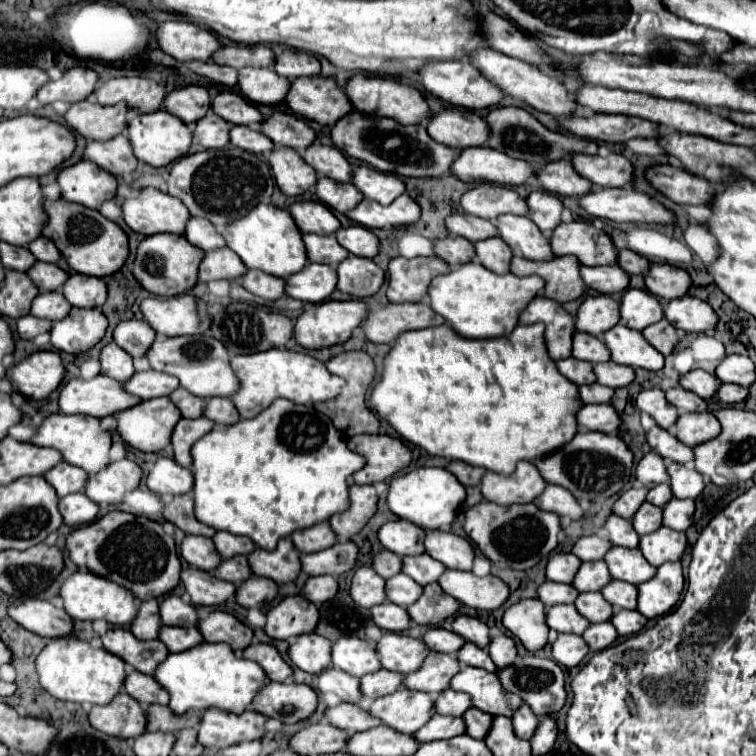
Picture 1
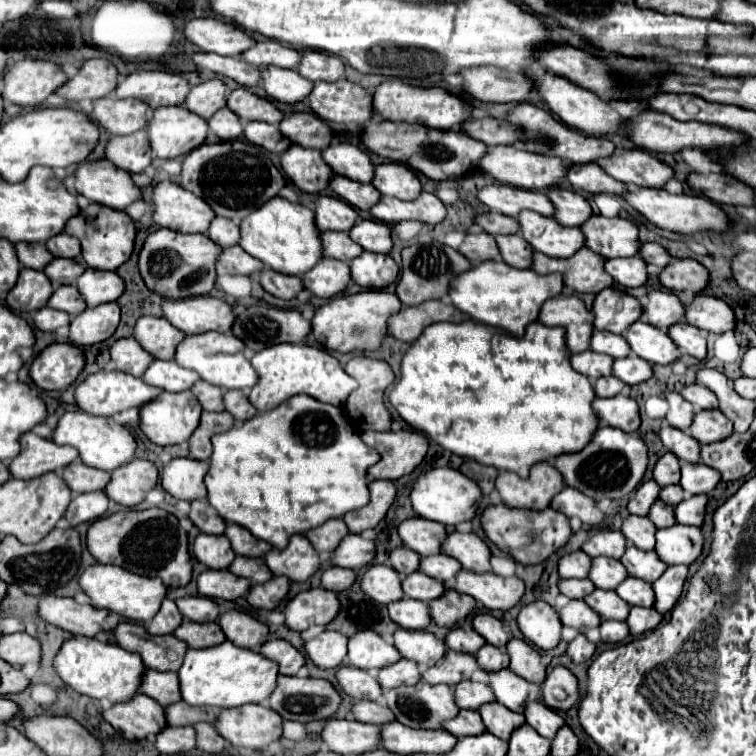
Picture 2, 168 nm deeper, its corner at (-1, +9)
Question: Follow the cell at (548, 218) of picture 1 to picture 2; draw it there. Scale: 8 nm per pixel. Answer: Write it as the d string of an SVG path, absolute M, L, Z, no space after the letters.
M549 188L547 198L555 208L553 218L563 226L581 226L591 216L591 206L587 204L585 196L573 190Z

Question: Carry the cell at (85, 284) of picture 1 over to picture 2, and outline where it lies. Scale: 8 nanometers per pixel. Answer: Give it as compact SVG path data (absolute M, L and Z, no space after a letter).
M87 268L77 280L77 290L87 306L97 306L103 302L115 302L123 294L125 284L115 272Z

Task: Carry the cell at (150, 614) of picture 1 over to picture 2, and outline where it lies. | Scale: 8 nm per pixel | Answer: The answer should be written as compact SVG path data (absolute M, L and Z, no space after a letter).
M165 598L159 612L155 614L155 618L145 624L145 630L151 634L171 634L181 624L181 620L183 620L183 616L179 614L175 602Z

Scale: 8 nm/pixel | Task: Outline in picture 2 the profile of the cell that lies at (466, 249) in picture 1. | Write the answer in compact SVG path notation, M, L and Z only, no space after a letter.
M469 230L457 252L461 252L471 264L479 264L483 260L499 260L499 250L493 236L479 230Z

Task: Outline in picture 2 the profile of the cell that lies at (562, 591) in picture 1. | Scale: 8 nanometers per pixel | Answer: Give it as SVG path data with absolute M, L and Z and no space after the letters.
M589 578L583 580L559 580L559 592L565 594L567 598L585 598L595 586L591 584Z

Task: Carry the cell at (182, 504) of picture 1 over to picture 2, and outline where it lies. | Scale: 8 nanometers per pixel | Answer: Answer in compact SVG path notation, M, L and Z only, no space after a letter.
M205 498L191 502L189 518L205 534L223 534L223 530L227 526L225 520L217 516L217 512L209 506L209 502Z

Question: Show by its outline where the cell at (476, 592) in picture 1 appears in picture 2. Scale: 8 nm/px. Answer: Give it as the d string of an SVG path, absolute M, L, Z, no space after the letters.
M461 568L455 576L455 590L473 596L489 610L509 610L521 600L525 584L517 576L503 578L493 572L477 574Z

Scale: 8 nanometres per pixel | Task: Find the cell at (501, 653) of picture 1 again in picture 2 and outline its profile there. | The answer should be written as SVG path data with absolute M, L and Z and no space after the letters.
M511 638L505 644L505 652L511 658L511 662L509 662L511 672L515 672L517 676L521 676L529 682L535 682L535 684L543 682L547 668L541 664L541 656L531 644L527 644L525 640Z

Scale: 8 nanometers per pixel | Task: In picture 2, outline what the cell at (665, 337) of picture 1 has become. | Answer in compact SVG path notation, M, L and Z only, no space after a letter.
M681 320L679 324L673 324L671 328L667 328L667 334L677 344L681 354L689 354L697 360L705 360L705 354L707 354L707 332L705 330L699 330L687 324L685 320Z

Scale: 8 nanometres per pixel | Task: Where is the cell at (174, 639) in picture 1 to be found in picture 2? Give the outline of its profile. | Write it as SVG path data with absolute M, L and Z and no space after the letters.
M183 620L175 628L173 634L179 640L183 640L185 644L189 644L189 648L207 648L207 646L221 644L225 640L225 636L219 630L217 622L191 622L191 620Z

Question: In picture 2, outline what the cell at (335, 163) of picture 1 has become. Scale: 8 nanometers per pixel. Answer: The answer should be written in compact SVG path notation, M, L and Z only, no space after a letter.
M335 142L329 144L325 150L321 150L323 160L331 166L331 170L339 176L347 176L349 180L357 182L371 182L373 176L373 164L371 158L353 144Z

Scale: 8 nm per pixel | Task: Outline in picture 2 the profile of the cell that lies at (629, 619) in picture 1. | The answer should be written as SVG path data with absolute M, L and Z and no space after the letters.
M633 606L629 610L627 616L627 626L631 636L643 636L645 632L657 628L657 624L661 622L661 614L655 608L641 608L641 606Z

